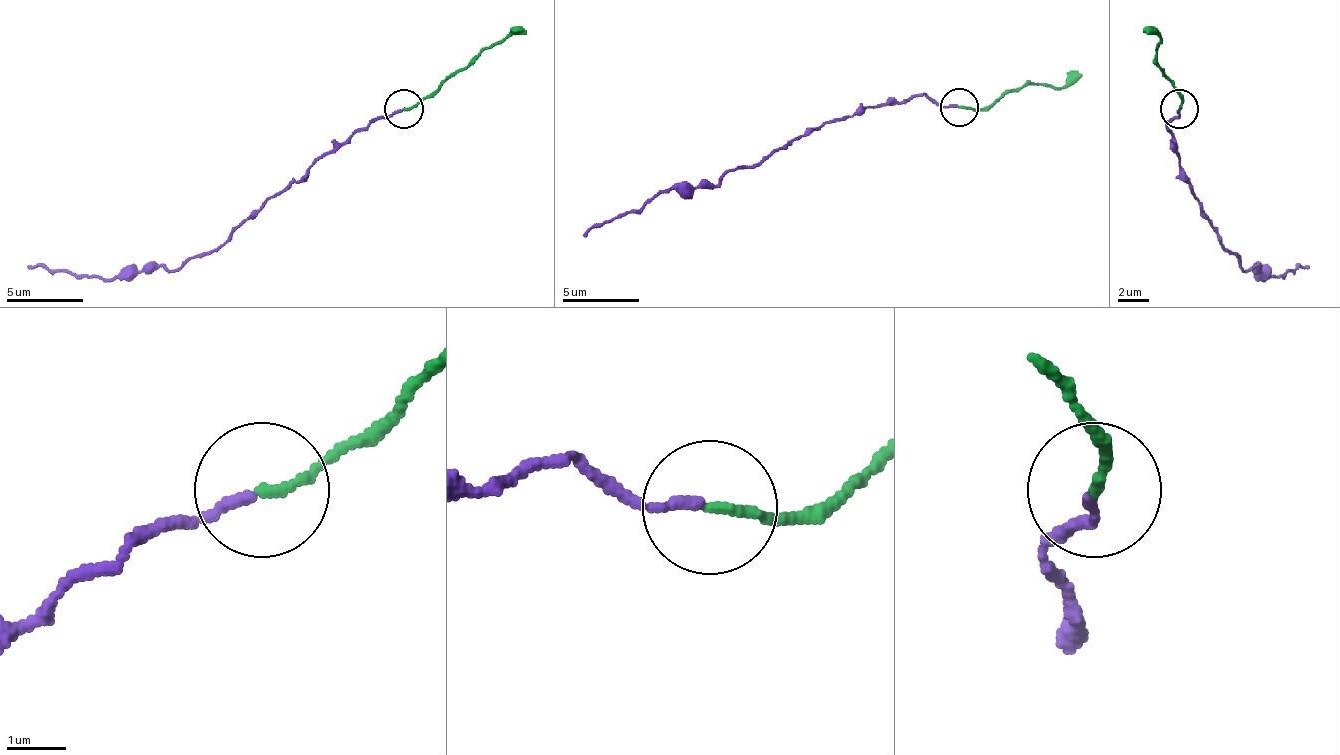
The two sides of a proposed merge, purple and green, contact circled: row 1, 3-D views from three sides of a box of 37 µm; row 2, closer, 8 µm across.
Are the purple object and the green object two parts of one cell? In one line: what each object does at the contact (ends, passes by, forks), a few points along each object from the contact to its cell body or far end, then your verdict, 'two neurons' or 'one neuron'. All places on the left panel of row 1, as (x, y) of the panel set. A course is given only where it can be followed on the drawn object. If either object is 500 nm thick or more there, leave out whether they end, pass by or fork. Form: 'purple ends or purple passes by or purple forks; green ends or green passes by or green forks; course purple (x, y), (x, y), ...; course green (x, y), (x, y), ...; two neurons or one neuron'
purple ends; green ends; course purple (401, 108), (370, 123), (343, 146), (332, 146), (221, 245), (179, 268), (118, 272), (103, 280), (26, 264); course green (405, 108), (435, 92), (508, 39), (527, 31); two neurons

